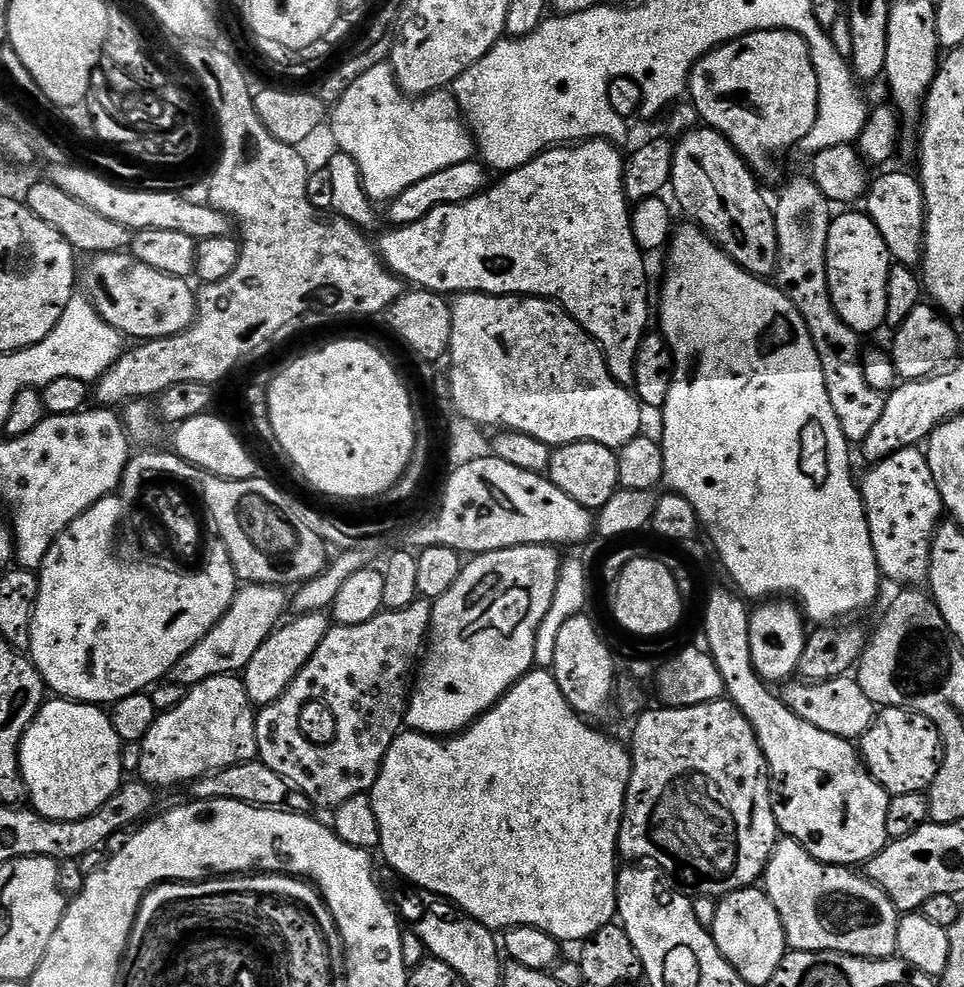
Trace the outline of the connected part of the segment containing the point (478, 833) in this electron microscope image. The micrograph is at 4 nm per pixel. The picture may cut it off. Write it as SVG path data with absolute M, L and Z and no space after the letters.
M533 670L527 676L523 676L519 682L508 691L498 703L493 706L490 711L478 717L473 724L469 724L463 732L453 735L451 738L444 739L438 736L426 736L423 732L413 732L411 730L401 731L400 735L394 738L394 742L386 750L386 758L380 767L380 777L374 782L371 790L372 805L374 806L374 814L378 818L378 830L380 831L379 855L384 855L384 860L397 872L400 876L405 876L409 885L424 889L425 892L433 892L456 905L460 911L465 912L468 916L473 916L479 924L493 930L507 930L509 928L537 928L554 937L557 942L565 942L564 940L576 940L575 942L583 942L589 940L598 930L602 930L608 924L613 923L617 919L616 914L616 873L618 871L618 845L620 842L620 823L624 817L624 803L626 802L626 794L628 793L628 783L630 782L630 774L632 773L632 754L627 747L624 748L616 740L611 740L604 732L599 732L596 728L591 728L589 721L585 717L577 714L570 706L570 702L566 702L566 698L562 694L562 690L558 686L555 676L548 670Z

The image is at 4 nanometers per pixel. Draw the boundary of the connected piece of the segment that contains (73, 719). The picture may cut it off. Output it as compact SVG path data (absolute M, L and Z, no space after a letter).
M63 698L49 699L20 739L20 765L28 787L31 811L51 820L81 820L94 814L125 783L120 751L120 739L114 734L114 726L103 707Z

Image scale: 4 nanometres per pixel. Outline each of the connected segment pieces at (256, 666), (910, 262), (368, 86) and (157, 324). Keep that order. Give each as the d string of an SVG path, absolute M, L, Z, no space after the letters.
M305 612L292 619L296 620L289 619L271 632L266 642L258 646L254 658L250 658L250 662L244 667L242 679L249 705L263 706L277 700L294 682L294 678L298 678L302 666L310 662L314 650L322 646L322 638L326 638L330 627L329 617L325 613Z
M888 172L871 181L866 193L866 215L878 226L888 253L900 266L916 266L924 254L924 191L919 179L908 172Z
M385 62L366 70L362 78L350 85L350 90L331 109L330 125L337 139L339 151L345 152L357 163L360 171L361 186L373 202L387 202L398 198L402 190L410 190L414 182L446 170L446 166L458 166L474 156L474 137L461 113L460 104L451 91L430 92L426 96L405 96L396 87L396 76L392 73L391 63Z
M127 251L102 252L91 257L88 265L82 268L82 288L85 288L87 299L98 310L98 314L110 326L114 326L125 337L137 336L137 341L165 340L179 332L186 332L196 319L196 292L188 285L183 276L162 274L162 270L154 270L138 262Z

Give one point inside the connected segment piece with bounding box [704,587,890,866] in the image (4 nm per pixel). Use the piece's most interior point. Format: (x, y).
(823, 797)

